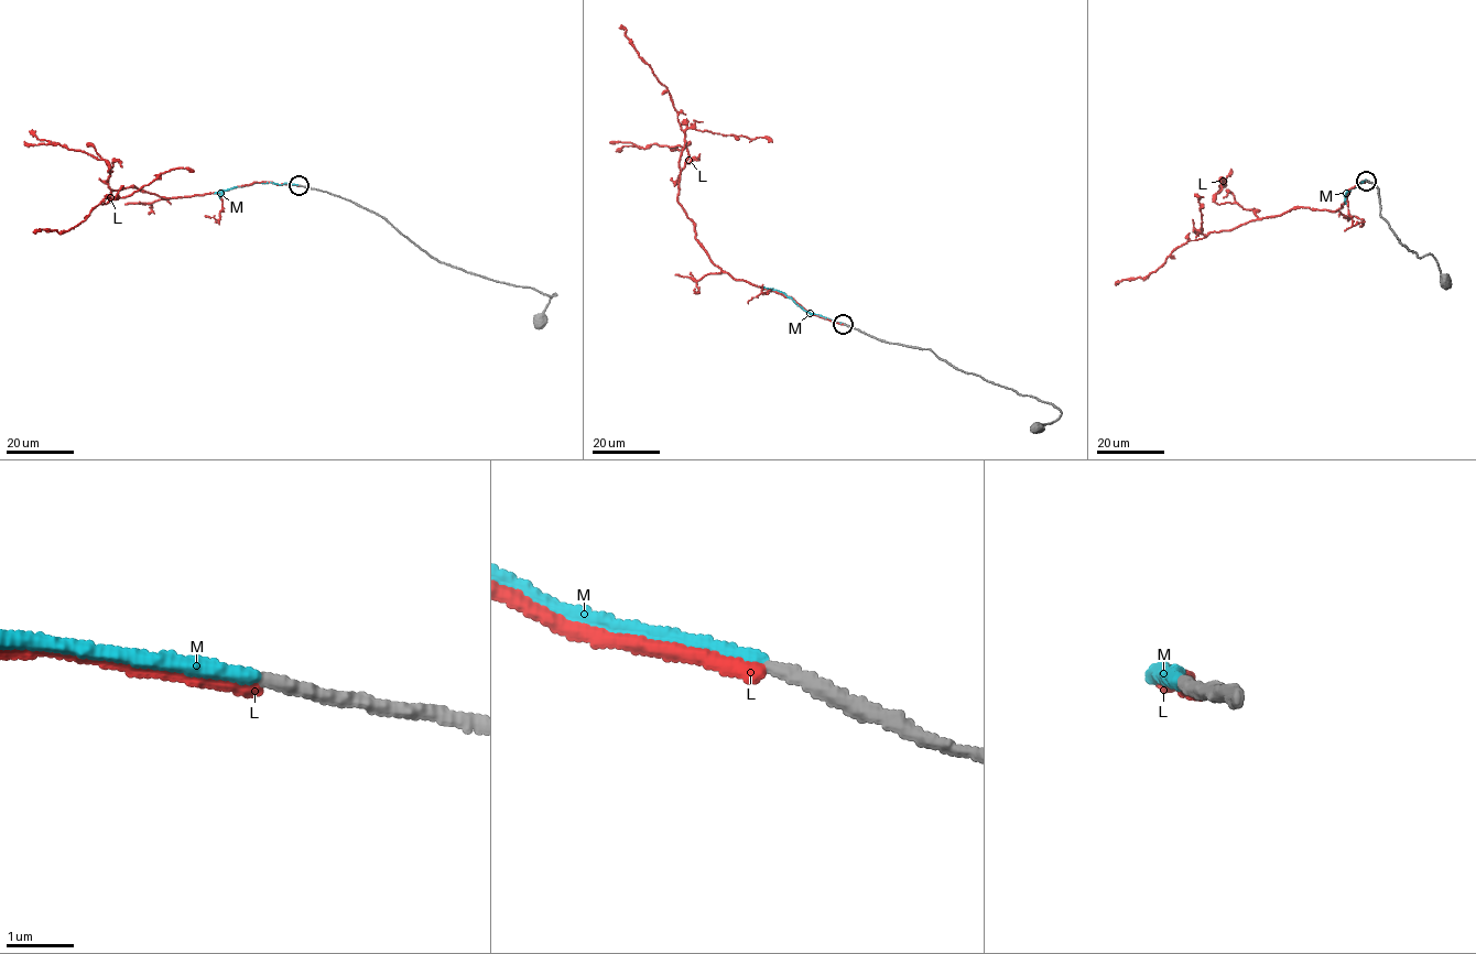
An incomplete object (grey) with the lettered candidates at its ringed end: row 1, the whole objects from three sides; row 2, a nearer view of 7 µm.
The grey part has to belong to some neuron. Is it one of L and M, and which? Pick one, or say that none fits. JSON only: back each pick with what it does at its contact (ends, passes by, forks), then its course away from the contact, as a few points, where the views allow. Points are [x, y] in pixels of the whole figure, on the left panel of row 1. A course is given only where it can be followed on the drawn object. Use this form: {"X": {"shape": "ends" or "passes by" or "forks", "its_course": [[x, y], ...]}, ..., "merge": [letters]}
{"M": {"shape": "ends", "its_course": [[299, 185], [256, 182], [214, 193]]}, "merge": ["M"]}

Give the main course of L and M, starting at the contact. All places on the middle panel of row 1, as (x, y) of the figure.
L: (843, 323), (734, 279), (709, 258), (677, 201), (684, 136), (677, 111), (619, 28)
M: (843, 323), (810, 314), (783, 293), (763, 286)

